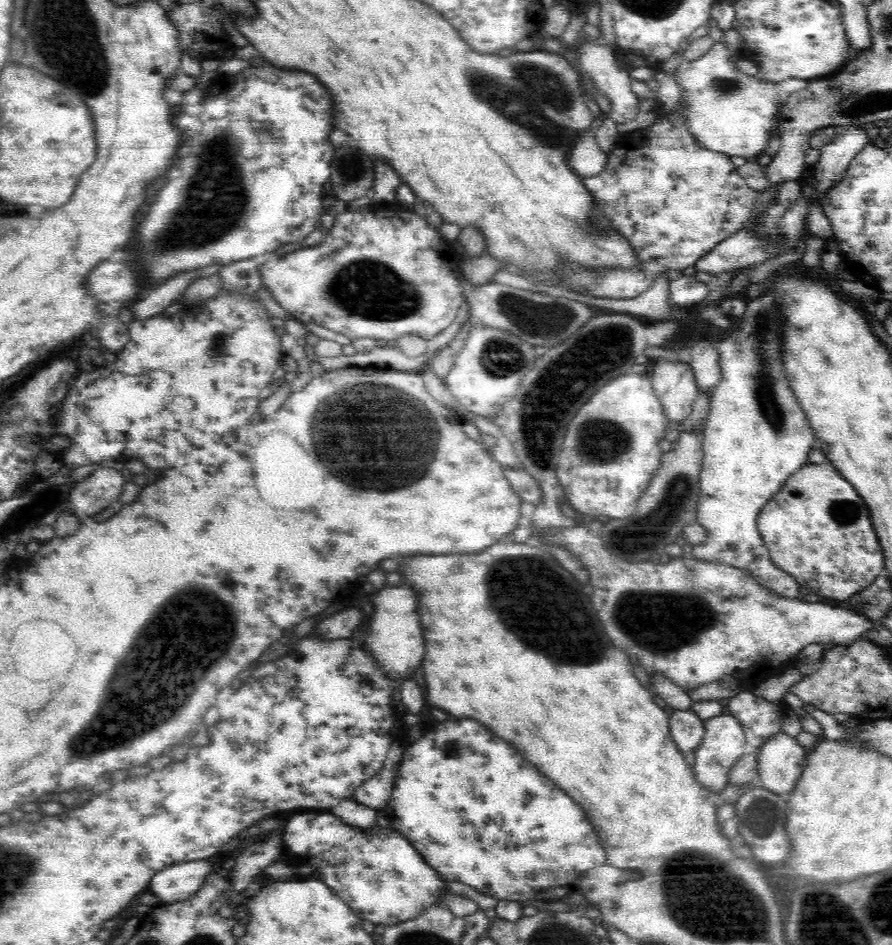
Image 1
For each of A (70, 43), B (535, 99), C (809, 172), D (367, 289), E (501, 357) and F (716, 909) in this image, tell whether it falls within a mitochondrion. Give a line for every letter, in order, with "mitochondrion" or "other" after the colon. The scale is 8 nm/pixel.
A: mitochondrion
B: mitochondrion
C: other
D: mitochondrion
E: mitochondrion
F: mitochondrion

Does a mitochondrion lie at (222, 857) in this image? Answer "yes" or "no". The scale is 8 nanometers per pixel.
no

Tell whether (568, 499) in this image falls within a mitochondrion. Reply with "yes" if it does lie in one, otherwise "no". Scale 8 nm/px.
no

